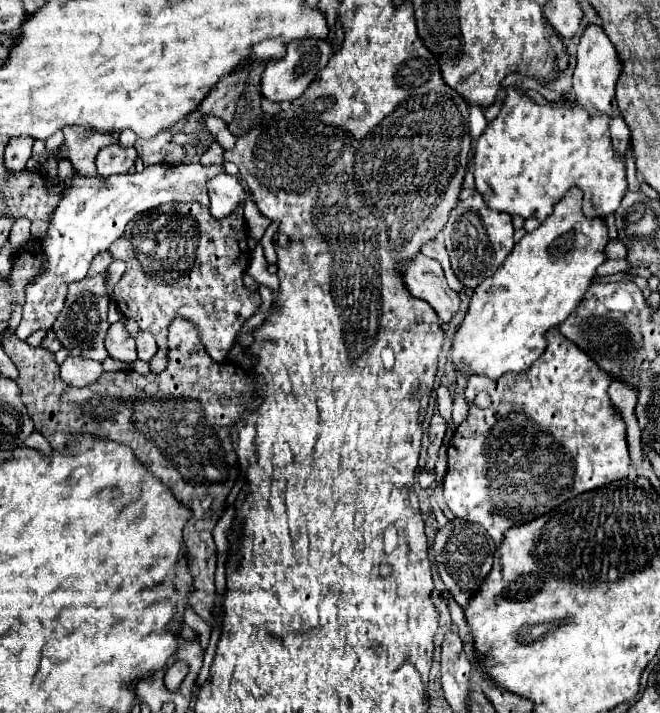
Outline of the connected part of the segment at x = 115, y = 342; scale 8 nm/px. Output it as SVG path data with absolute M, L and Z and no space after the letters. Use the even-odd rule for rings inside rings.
M117 321L109 327L105 337L105 347L113 359L119 359L123 363L135 363L139 359L135 339L127 333L123 321Z

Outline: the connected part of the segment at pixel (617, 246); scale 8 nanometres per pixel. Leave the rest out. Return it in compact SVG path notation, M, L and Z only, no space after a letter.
M611 239L605 247L605 259L623 259L627 255L627 247L617 241L617 239Z

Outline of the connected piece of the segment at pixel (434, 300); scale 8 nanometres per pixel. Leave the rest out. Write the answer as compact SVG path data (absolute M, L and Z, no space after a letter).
M419 253L415 259L401 263L401 267L403 267L403 281L411 291L411 295L427 301L437 311L439 319L443 323L449 323L453 315L459 311L461 299L447 285L441 265Z

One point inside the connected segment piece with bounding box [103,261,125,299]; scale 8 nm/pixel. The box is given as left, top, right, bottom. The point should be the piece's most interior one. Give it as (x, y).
(114, 272)

